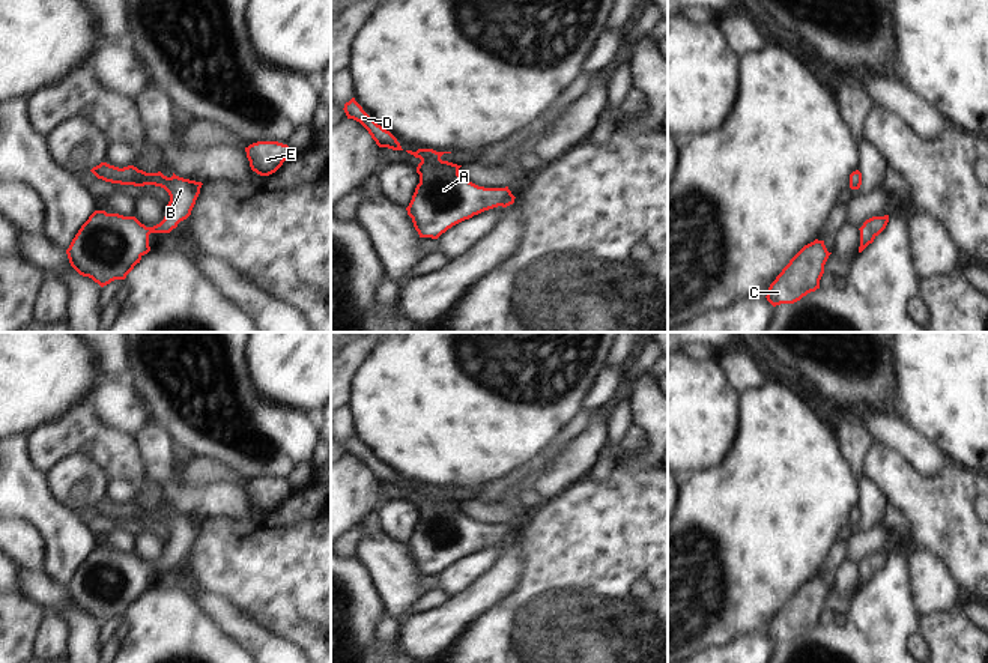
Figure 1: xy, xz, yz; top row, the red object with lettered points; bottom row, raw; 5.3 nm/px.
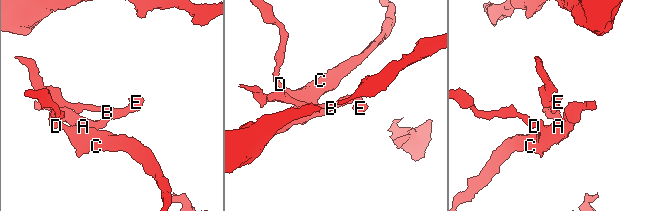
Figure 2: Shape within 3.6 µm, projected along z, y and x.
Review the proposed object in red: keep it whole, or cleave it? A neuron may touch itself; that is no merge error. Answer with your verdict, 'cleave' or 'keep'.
keep

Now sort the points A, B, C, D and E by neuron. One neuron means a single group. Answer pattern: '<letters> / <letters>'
A B C D E

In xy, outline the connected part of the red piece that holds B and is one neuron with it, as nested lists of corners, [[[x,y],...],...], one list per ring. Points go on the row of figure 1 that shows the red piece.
[[[101,162],[90,171],[111,183],[161,186],[170,195],[164,219],[153,227],[146,227],[135,216],[105,210],[95,210],[81,226],[66,250],[69,263],[80,275],[104,287],[114,280],[125,280],[150,251],[150,233],[170,233],[191,215],[203,183],[174,173],[167,177],[161,171],[146,173],[134,165],[119,168],[107,162]]]

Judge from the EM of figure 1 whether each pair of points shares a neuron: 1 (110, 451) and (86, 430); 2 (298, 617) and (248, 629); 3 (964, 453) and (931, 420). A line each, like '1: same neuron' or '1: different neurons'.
1: same neuron
2: different neurons
3: same neuron

